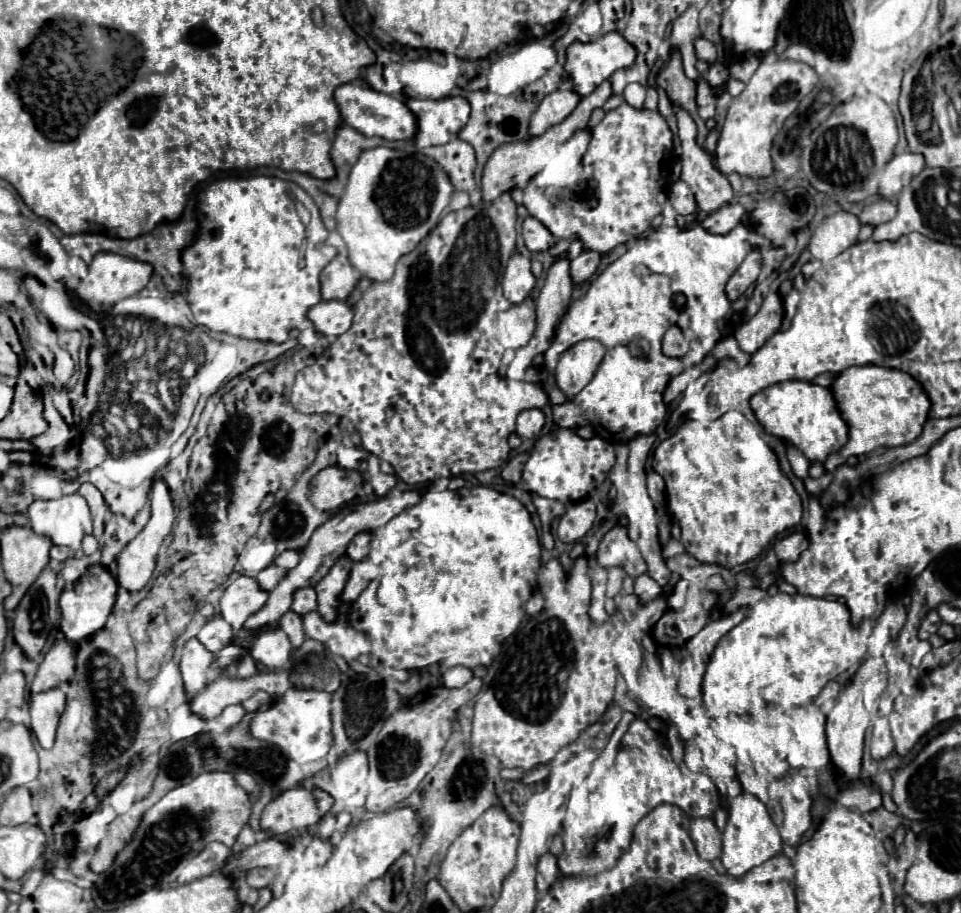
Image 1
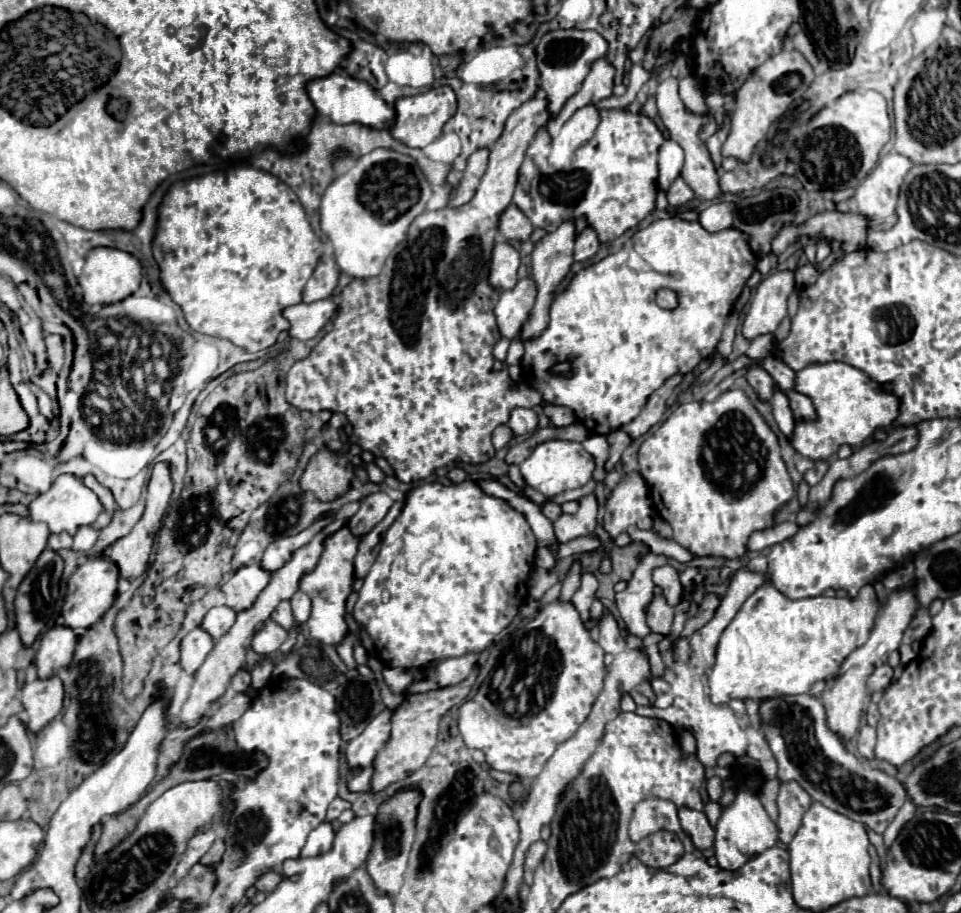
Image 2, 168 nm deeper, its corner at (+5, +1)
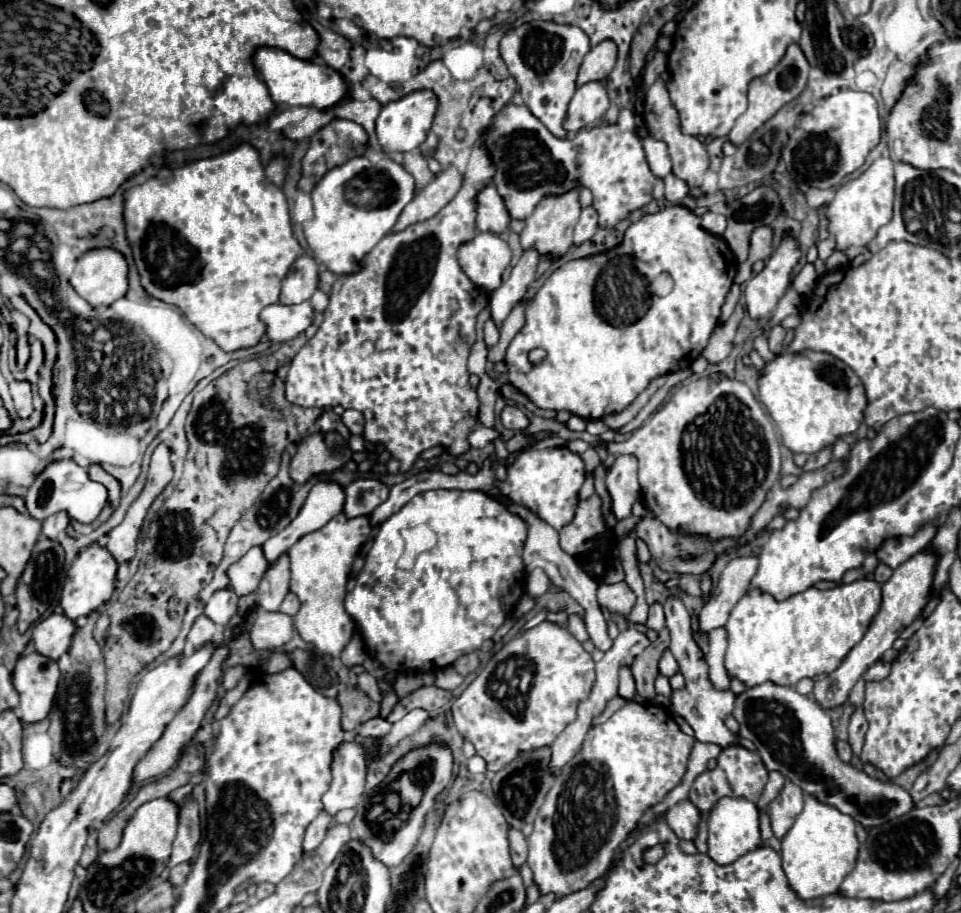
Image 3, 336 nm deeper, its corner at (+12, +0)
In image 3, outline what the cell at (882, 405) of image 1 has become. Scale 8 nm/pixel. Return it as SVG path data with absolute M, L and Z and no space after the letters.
M801 351L797 355L777 355L763 369L759 393L781 431L783 445L793 453L813 455L833 445L843 435L855 433L867 409L867 395L861 379L851 367L829 353Z

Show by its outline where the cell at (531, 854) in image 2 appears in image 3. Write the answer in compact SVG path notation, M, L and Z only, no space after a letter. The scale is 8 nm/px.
M509 829L509 843L511 843L511 859L515 865L515 871L521 873L521 867L527 863L527 837L517 831L517 829Z

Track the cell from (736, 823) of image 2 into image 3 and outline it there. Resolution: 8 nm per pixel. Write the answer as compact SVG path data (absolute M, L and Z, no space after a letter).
M739 797L721 799L709 813L709 857L717 865L731 865L745 853L763 845L759 833L759 809L755 803Z

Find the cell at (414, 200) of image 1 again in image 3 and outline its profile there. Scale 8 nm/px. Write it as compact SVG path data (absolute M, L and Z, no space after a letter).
M361 155L331 169L311 191L315 215L303 223L305 239L313 249L313 257L335 275L351 275L359 271L363 255L367 255L387 233L391 233L401 211L413 197L413 177L403 165L389 157L371 163L365 155Z

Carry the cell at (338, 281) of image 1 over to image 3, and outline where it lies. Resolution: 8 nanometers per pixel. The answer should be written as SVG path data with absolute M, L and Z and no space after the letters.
M303 255L295 261L281 287L281 303L293 305L311 299L319 287L319 265L313 257Z

